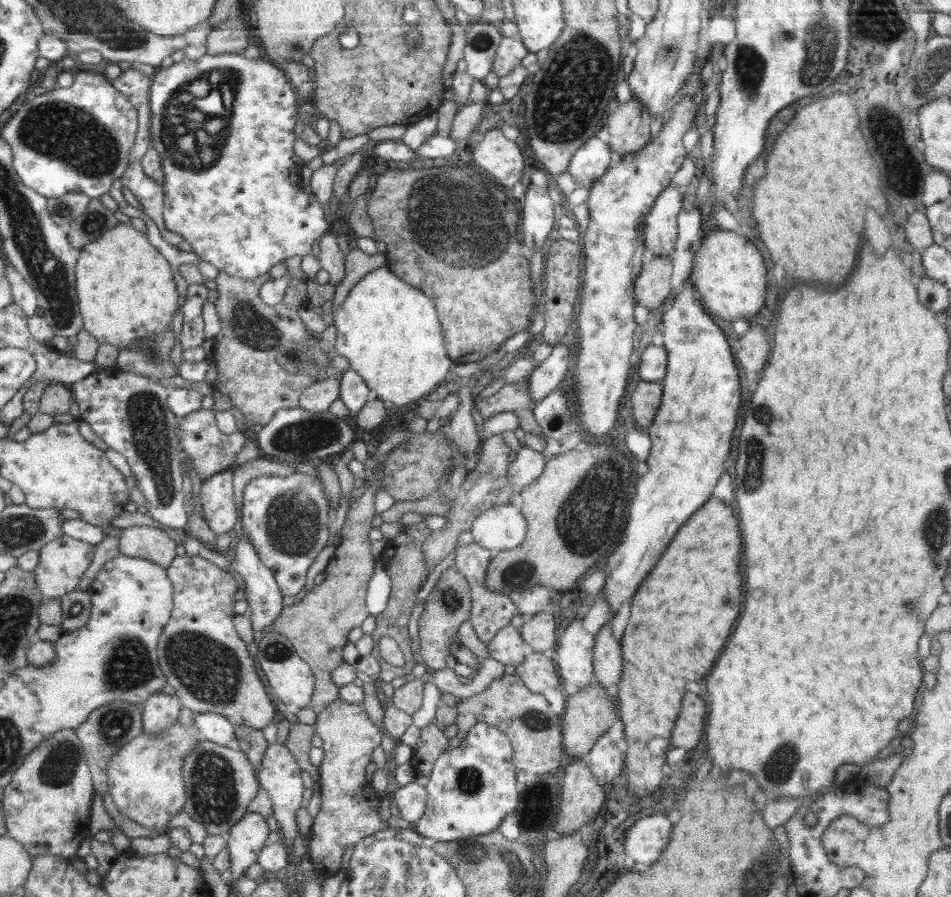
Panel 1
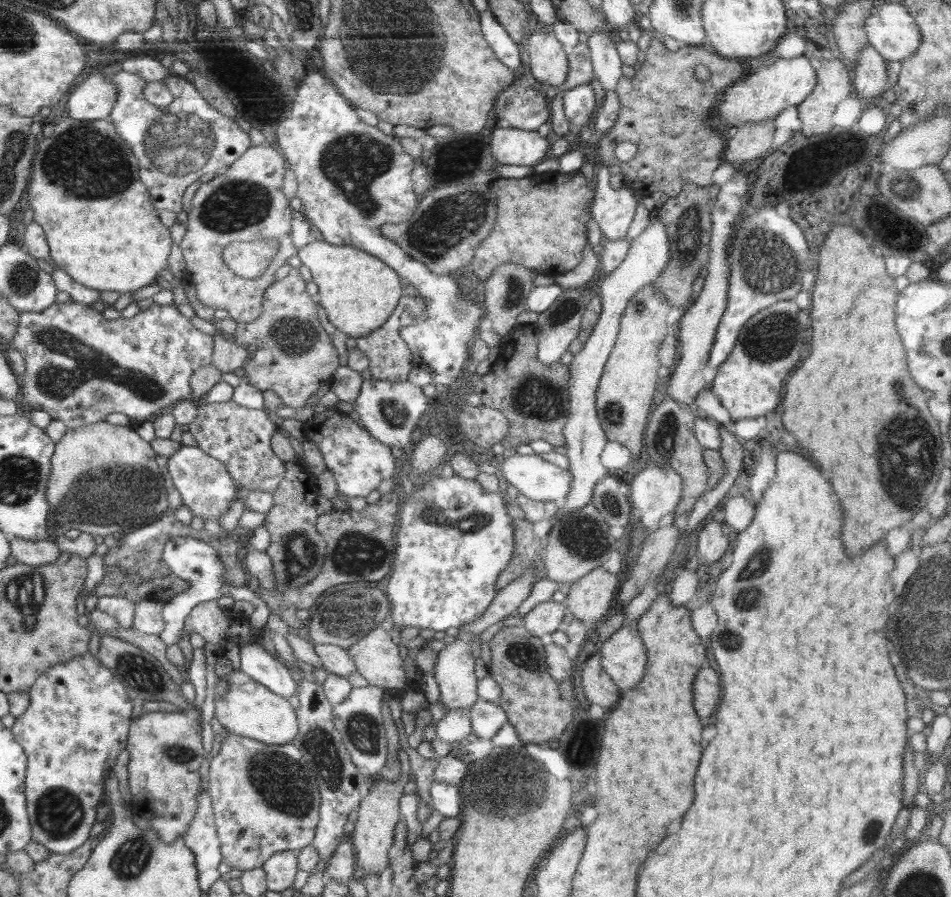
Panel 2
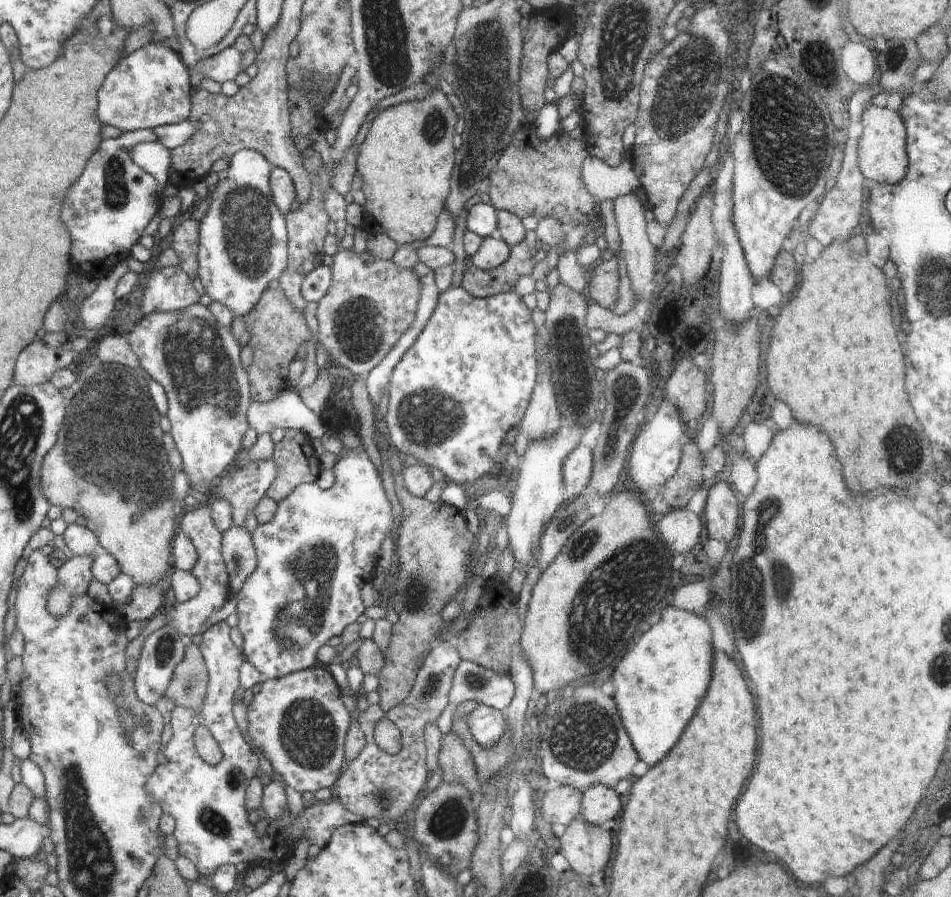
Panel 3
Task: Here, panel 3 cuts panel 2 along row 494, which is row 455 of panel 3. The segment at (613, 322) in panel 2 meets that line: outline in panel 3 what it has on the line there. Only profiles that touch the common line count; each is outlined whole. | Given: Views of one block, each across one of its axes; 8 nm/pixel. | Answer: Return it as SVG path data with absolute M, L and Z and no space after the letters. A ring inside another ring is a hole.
M578 444L565 458L562 478L571 498L582 494L592 480L593 459L592 449L584 444Z

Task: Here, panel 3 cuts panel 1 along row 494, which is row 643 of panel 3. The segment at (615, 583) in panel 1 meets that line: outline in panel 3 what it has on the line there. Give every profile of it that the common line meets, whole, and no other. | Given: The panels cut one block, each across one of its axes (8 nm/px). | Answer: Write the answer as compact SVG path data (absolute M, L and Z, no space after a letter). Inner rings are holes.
M674 607L666 608L662 612L660 622L654 624L648 632L644 632L642 638L632 646L632 650L628 650L628 668L626 668L626 656L616 666L612 676L614 678L612 682L616 686L614 702L618 706L622 726L625 727L639 760L644 761L649 767L658 764L658 760L662 760L670 752L670 748L674 748L674 744L678 742L680 734L706 694L712 672L713 648L711 626L706 620Z

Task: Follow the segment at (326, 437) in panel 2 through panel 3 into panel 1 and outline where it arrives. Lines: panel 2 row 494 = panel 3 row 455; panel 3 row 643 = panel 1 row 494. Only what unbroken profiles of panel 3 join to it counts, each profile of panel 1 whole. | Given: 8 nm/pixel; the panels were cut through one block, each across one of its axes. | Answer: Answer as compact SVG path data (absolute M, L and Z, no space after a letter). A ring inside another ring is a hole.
M296 472L290 476L260 476L251 479L243 490L243 506L240 522L246 540L254 546L258 559L273 572L282 596L295 596L306 584L306 574L320 551L328 542L330 515L322 481L305 473Z

